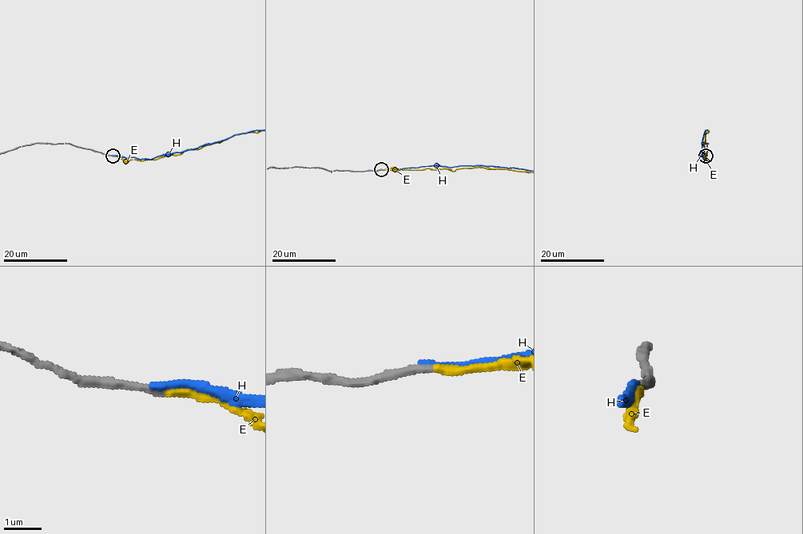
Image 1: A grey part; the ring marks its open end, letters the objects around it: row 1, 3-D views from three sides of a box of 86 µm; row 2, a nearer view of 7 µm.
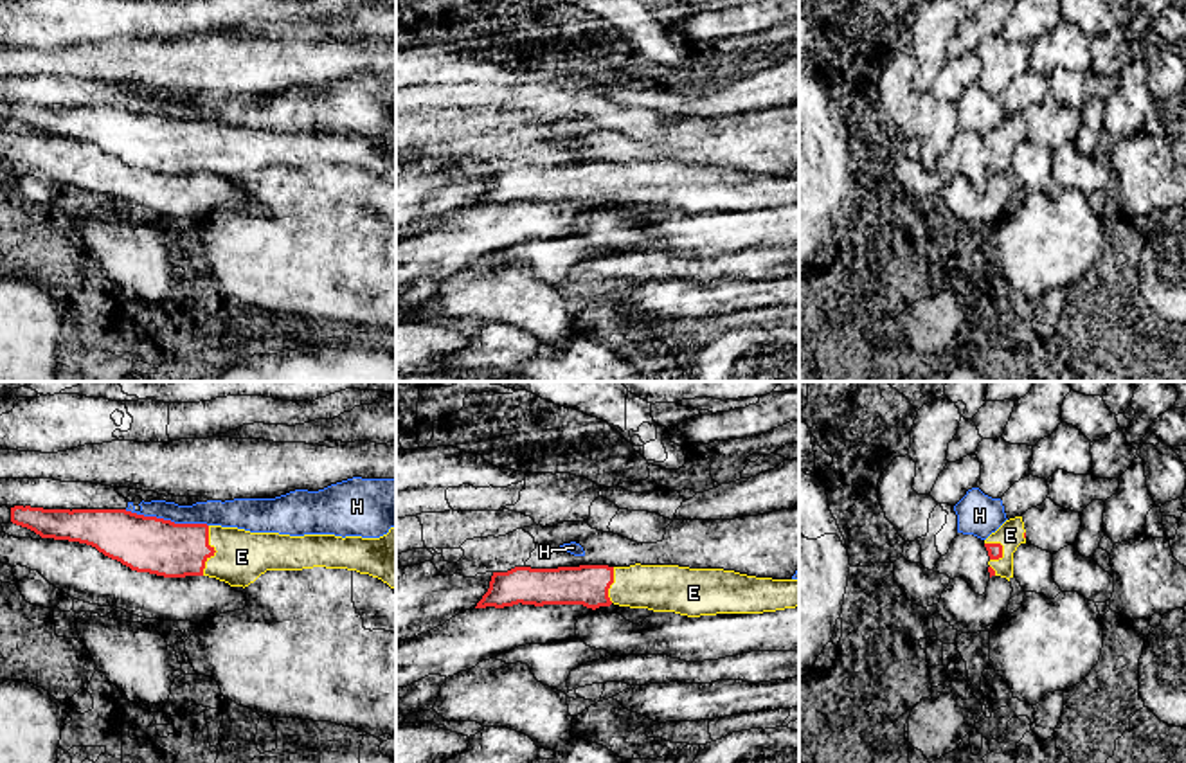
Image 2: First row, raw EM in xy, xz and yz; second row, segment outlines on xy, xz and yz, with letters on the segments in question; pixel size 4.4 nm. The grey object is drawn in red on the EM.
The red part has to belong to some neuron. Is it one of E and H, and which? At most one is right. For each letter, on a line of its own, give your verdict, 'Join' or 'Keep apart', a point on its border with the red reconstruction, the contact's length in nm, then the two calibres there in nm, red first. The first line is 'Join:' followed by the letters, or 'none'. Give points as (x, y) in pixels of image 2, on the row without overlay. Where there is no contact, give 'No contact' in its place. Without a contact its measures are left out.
Join: E
E: Join. Touches red at xy (215, 148). Shared border 220 nm. Thickness 240 nm (red) against 240 nm
H: Keep apart. Touches red at xy (166, 117). Shared border 380 nm. Thickness 260 nm (red) against 110 nm

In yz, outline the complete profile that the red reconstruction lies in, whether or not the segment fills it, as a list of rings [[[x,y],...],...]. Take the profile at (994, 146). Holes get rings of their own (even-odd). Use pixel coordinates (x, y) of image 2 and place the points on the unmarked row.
[[[1022,113],[1006,117],[995,130],[984,137],[988,148],[988,169],[992,173],[1013,175],[1013,149],[1026,140],[1026,126]]]

